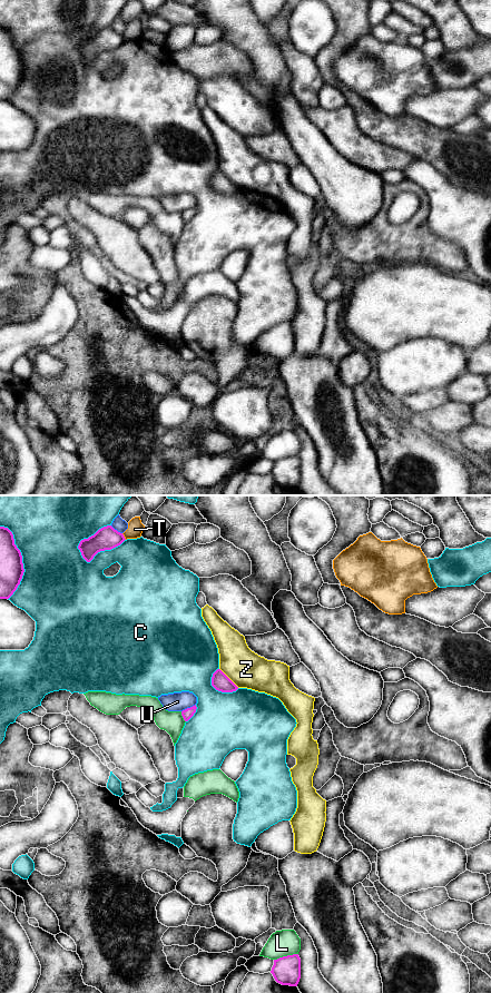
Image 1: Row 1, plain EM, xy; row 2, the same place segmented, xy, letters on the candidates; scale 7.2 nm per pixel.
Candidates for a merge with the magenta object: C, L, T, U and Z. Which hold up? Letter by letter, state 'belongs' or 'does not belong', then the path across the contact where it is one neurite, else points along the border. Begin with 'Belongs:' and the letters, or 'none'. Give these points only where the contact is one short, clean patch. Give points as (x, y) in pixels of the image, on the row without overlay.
Belongs: none
C: does not belong
L: does not belong
T: does not belong
U: does not belong
Z: does not belong

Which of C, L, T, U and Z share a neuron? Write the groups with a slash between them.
C / L / T / U / Z

